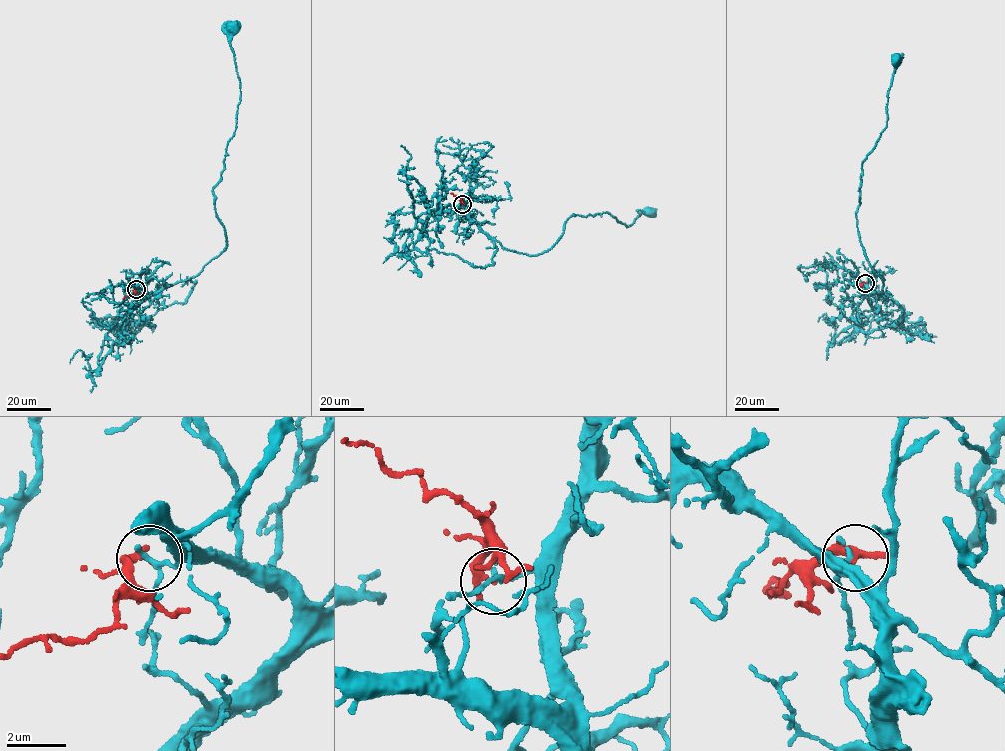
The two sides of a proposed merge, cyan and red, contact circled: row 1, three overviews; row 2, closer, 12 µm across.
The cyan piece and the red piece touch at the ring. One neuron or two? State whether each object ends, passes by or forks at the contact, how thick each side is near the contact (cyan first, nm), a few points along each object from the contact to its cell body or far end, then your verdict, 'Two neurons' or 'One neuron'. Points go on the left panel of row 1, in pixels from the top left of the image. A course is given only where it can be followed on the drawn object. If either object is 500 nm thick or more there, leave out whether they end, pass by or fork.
At the ring cyan passes by. At the ring red passes by. Thickness 140 nm (cyan) against 240 nm. Course of cyan: (137, 289), (156, 292), (192, 277), (225, 247), (212, 190), (224, 168), (240, 99), (230, 43), (232, 26). Course of red: (137, 289), (123, 300). Two neurons

